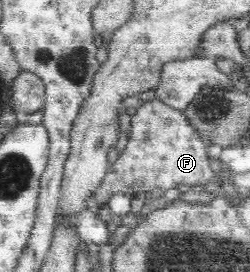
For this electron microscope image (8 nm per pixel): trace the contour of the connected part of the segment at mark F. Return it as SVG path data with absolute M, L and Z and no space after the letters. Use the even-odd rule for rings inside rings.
M143 101L131 118L130 142L110 166L101 186L98 186L94 200L99 208L105 208L112 196L119 193L134 195L149 192L153 188L176 189L178 185L191 188L204 186L212 180L221 183L222 173L211 168L207 156L208 144L188 122L183 111L176 110L162 101Z

